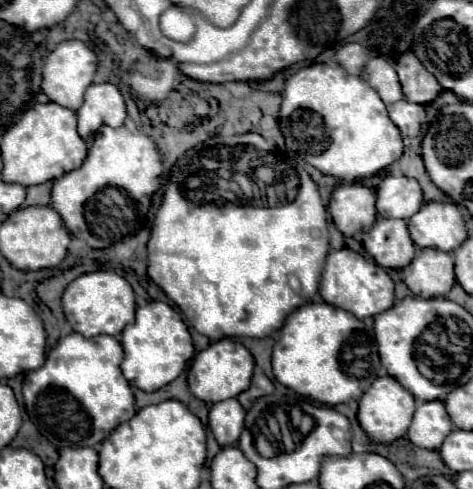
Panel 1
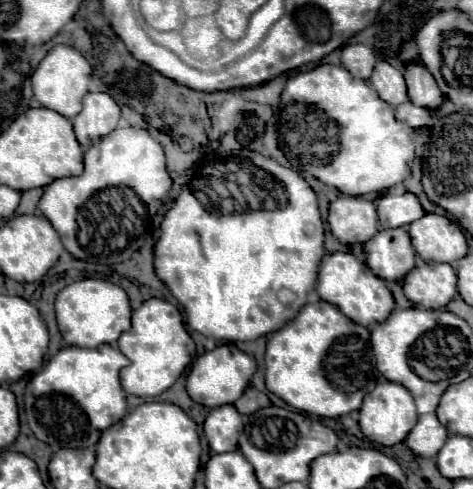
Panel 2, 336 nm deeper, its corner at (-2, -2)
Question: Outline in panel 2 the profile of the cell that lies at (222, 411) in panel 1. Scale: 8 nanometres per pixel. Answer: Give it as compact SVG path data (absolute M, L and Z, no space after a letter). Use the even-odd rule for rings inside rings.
M217 406L209 412L203 430L211 452L219 454L237 448L237 440L243 432L243 420L235 406Z

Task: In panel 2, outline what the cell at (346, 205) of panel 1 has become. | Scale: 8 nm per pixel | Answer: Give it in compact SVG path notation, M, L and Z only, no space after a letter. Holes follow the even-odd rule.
M339 196L329 206L327 218L333 236L341 244L355 244L367 242L377 234L377 214L375 204L361 196Z

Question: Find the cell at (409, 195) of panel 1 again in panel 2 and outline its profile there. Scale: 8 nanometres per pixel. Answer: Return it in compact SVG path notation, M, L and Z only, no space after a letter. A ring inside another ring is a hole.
M383 194L375 200L381 228L399 228L421 218L425 210L421 208L415 194Z

